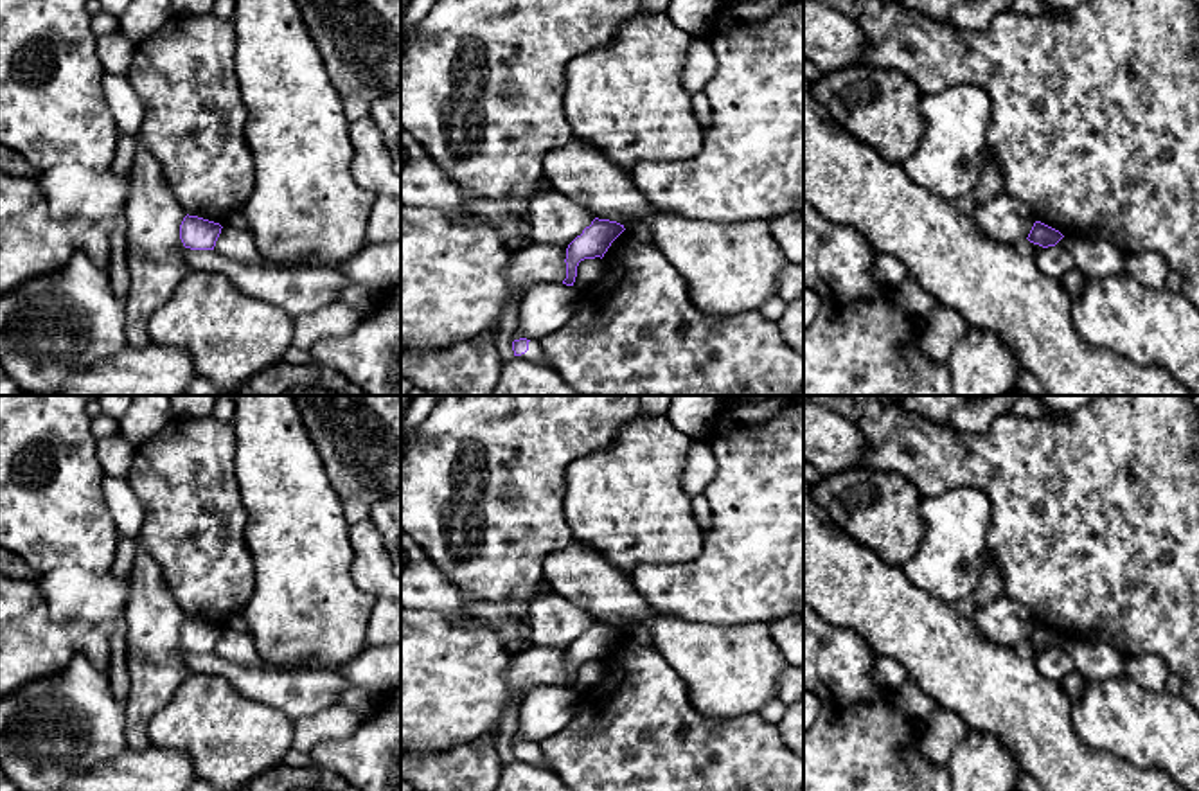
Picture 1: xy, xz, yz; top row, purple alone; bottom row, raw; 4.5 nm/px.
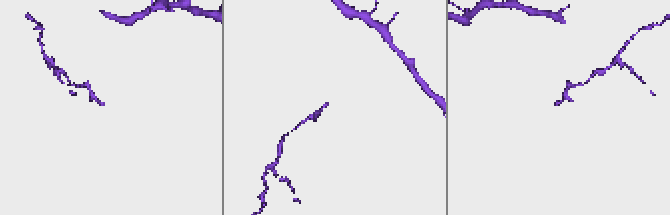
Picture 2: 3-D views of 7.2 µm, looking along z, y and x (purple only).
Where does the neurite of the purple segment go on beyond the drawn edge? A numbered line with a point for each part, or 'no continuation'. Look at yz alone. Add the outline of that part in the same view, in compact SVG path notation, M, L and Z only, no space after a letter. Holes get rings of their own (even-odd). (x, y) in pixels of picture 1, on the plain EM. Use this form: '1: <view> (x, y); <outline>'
no continuation

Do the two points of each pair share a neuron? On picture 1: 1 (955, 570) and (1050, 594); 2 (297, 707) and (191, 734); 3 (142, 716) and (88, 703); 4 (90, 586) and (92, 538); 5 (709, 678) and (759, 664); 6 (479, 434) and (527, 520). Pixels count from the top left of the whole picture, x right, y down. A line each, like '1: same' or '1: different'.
1: different
2: different
3: different
4: different
5: same
6: same

